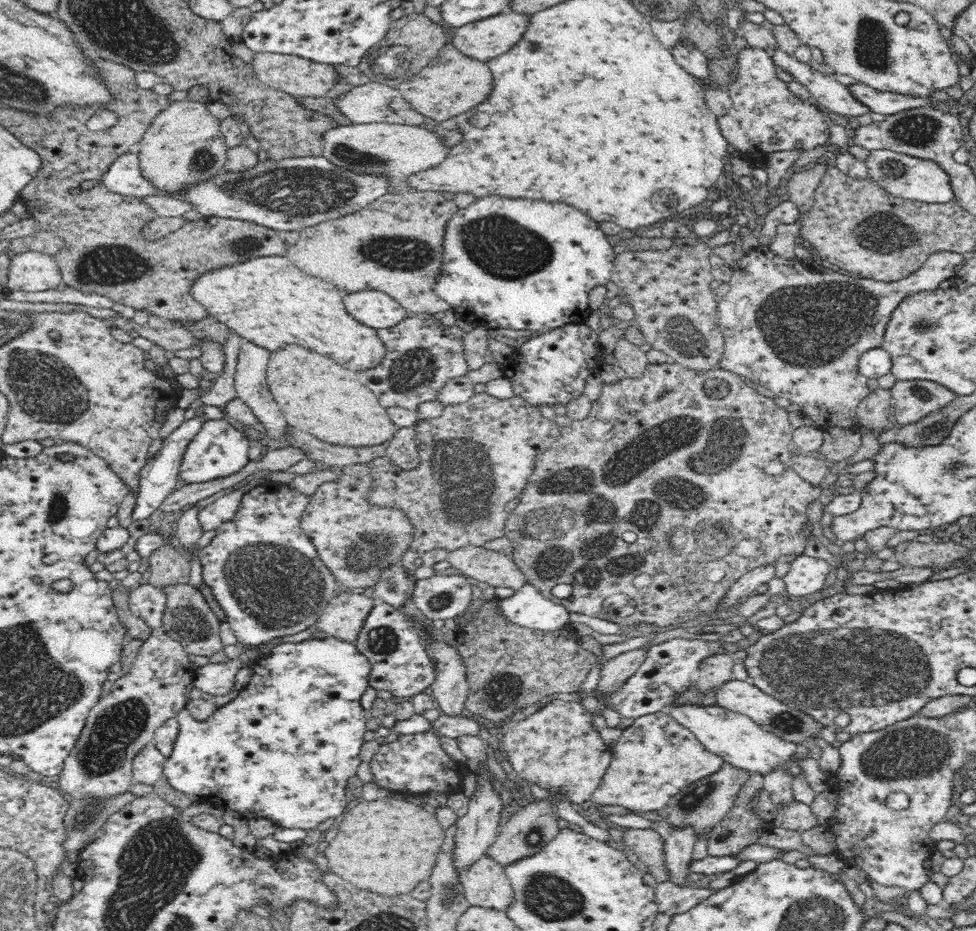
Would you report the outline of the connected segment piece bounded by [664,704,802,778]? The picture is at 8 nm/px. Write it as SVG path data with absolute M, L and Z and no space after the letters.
M684 704L668 705L664 708L678 724L687 728L713 754L725 762L751 775L766 776L772 770L788 770L791 776L802 773L796 759L797 745L770 732L766 732L754 720L744 714L728 710L720 705L704 706Z

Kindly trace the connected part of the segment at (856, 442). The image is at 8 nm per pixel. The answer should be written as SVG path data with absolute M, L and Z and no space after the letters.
M832 427L823 432L823 443L817 455L839 462L852 456L861 444L861 434L857 427Z

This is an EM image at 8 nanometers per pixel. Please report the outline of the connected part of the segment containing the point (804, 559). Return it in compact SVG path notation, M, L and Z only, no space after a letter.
M798 556L783 578L788 594L794 598L822 589L831 568L832 566L820 557Z

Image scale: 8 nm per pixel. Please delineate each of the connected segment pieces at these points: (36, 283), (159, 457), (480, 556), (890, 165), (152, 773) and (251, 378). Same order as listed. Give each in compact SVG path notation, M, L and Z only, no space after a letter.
M38 251L14 254L8 270L7 284L12 291L43 292L63 286L62 274L52 255Z
M197 416L191 420L186 420L176 428L168 437L163 440L162 447L152 459L140 471L139 489L137 492L137 501L132 513L133 520L142 520L160 508L164 499L176 488L176 480L179 476L180 462L188 443L198 434L200 427L207 420L202 416Z
M464 545L464 548L452 549L447 560L452 568L458 568L474 583L487 582L490 586L507 586L516 590L528 582L509 557L504 552L486 550L482 546Z
M880 149L871 150L865 163L869 177L891 195L923 203L944 204L955 200L950 177L936 161Z
M146 744L133 760L133 778L139 784L154 786L163 776L165 757L158 751L156 745Z
M248 342L241 347L237 358L234 386L237 397L243 400L254 413L260 427L264 429L264 435L272 438L272 445L276 447L284 446L284 438L288 436L286 433L286 418L280 412L278 404L274 402L274 397L268 388L266 369L268 366L268 358L270 352L264 348L256 346L256 344Z

